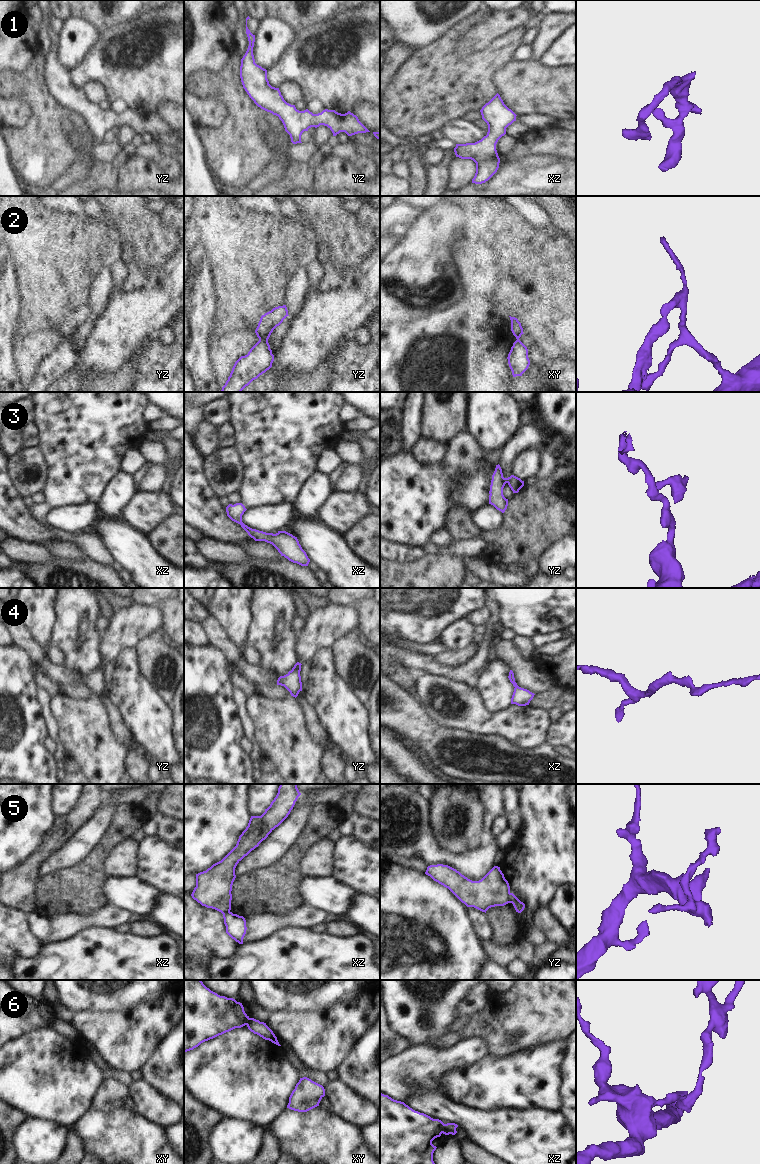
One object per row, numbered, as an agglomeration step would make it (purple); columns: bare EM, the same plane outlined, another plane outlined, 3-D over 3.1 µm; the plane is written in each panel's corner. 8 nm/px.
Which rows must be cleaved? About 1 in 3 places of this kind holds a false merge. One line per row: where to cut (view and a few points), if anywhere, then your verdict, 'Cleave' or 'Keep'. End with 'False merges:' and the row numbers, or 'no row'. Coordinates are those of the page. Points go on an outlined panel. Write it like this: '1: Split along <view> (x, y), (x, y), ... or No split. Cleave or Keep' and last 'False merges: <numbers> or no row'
1: No split. Keep
2: Split along yz (267, 339), (259, 340). Cleave
3: No split. Keep
4: No split. Keep
5: Split along yz (510, 893), (509, 902). Cleave
6: Split along xz (445, 1124), (442, 1132). Cleave
False merges: 2, 5, 6

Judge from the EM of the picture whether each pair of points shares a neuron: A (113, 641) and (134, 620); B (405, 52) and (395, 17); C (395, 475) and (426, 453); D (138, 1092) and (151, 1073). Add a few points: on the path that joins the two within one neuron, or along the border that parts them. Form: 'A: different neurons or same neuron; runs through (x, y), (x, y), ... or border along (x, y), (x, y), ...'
A: same neuron; runs through (118, 637), (130, 625)
B: different neurons; border along (396, 42), (409, 47), (414, 52)
C: different neurons; border along (411, 452), (421, 463), (440, 463)
D: different neurons; border along (142, 1078), (164, 1096)

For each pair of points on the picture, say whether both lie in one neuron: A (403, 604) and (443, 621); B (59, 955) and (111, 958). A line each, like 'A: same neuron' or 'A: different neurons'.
A: same neuron
B: same neuron

